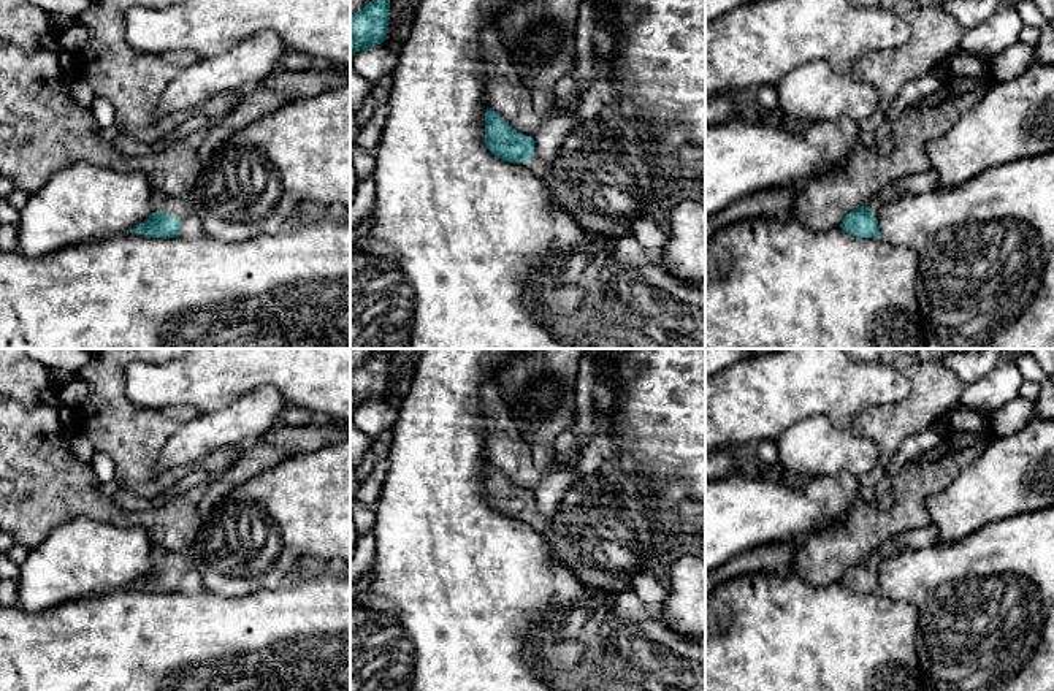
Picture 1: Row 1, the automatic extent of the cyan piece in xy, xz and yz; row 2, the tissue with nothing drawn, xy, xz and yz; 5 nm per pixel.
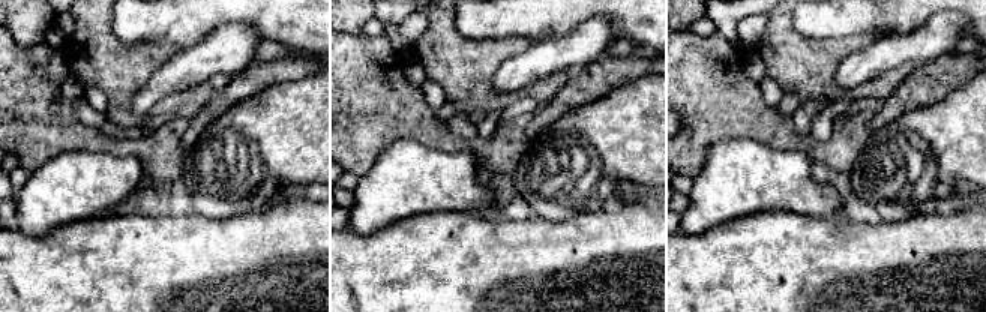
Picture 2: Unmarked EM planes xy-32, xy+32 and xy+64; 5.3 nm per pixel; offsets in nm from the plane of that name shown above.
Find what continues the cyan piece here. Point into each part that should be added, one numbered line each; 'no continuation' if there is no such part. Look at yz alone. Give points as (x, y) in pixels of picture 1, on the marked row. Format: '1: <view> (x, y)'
1: yz (915, 184)

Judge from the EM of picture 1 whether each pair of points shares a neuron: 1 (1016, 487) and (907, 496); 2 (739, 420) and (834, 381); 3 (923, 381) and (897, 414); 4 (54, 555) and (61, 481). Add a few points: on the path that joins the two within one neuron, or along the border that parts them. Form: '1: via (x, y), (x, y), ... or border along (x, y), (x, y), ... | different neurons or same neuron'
1: border along (964, 466), (942, 492), (927, 500), (931, 522) | different neurons
2: via (763, 397), (793, 381), (810, 381) | same neuron
3: via (923, 390), (907, 408) | same neuron
4: border along (94, 520), (70, 517), (61, 522), (30, 550) | different neurons

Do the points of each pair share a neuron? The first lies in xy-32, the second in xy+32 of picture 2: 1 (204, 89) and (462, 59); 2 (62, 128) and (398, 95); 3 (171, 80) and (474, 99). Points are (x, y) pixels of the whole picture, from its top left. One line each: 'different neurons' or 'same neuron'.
1: same neuron
2: same neuron
3: different neurons

